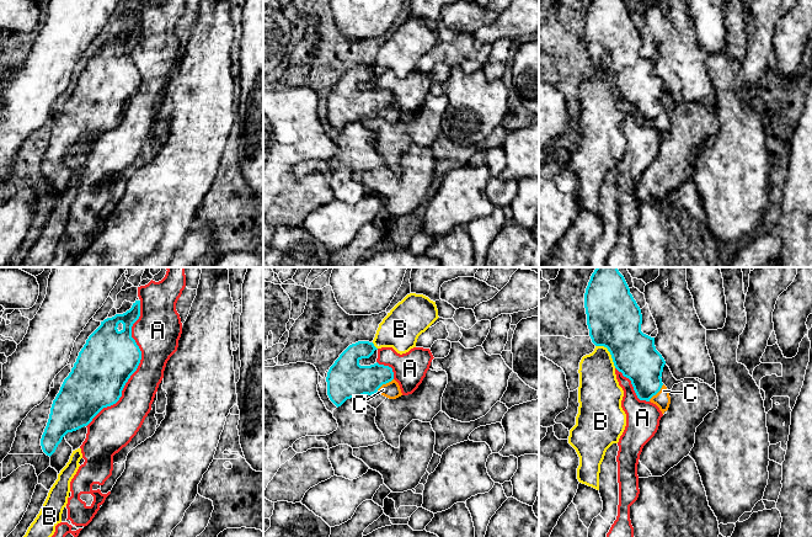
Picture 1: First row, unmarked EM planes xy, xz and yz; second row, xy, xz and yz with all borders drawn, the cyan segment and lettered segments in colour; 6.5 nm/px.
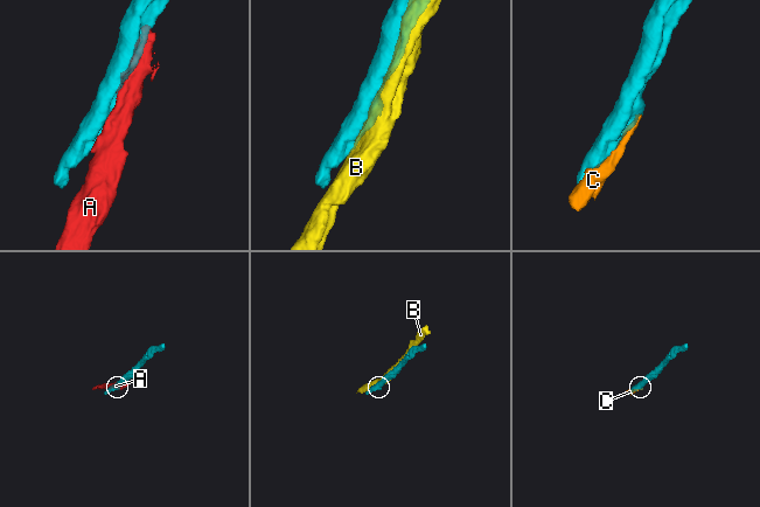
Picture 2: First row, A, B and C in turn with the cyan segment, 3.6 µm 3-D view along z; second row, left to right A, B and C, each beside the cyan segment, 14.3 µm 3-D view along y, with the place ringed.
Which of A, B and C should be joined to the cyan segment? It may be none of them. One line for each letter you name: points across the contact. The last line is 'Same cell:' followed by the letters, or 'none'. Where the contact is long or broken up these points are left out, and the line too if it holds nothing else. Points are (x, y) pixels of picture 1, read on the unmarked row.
Same cell: C

